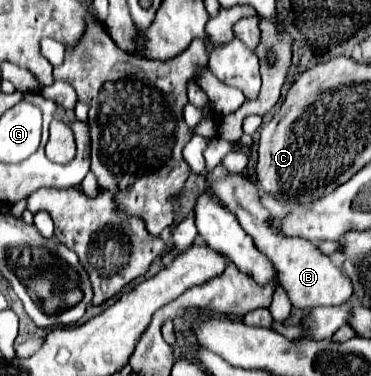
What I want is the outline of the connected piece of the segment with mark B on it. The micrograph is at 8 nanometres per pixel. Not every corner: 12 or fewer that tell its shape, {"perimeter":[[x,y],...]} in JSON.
{"perimeter":[[209,138],[183,150],[193,174],[269,258],[299,310],[339,306],[349,278],[309,240],[273,230],[249,176],[207,170]]}

